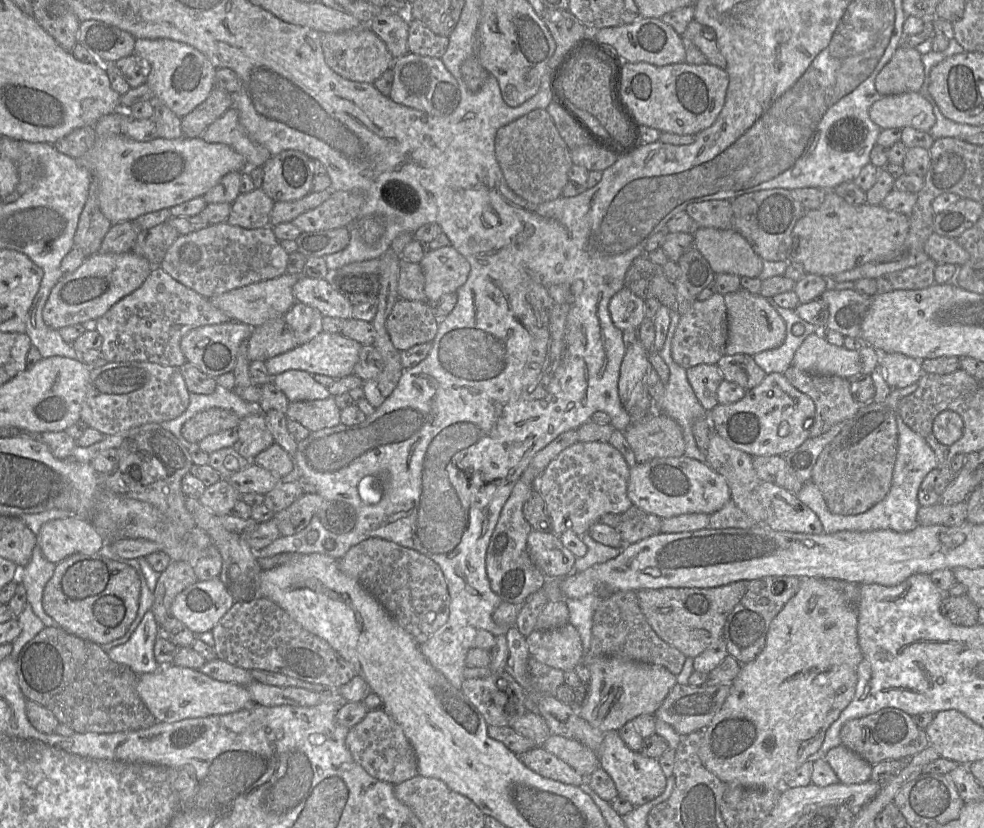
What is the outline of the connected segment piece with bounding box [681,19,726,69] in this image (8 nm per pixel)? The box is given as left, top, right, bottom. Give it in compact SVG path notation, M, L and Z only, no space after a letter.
M693 19L681 36L689 38L704 54L708 63L726 69L726 60L719 50L713 28L704 26Z

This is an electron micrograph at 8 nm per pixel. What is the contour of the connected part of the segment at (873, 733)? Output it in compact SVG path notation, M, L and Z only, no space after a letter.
M893 707L883 708L868 716L847 721L841 728L840 739L841 745L873 766L886 760L907 759L908 761L930 745L926 731L917 726L913 716Z

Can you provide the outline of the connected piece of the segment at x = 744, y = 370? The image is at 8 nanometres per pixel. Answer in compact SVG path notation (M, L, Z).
M748 354L723 355L716 365L724 380L734 382L745 390L759 385L767 374Z

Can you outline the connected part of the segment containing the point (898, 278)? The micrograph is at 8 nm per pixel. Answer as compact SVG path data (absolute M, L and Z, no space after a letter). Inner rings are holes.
M929 258L914 267L885 274L876 279L877 293L927 288L935 283L934 271L936 265Z

